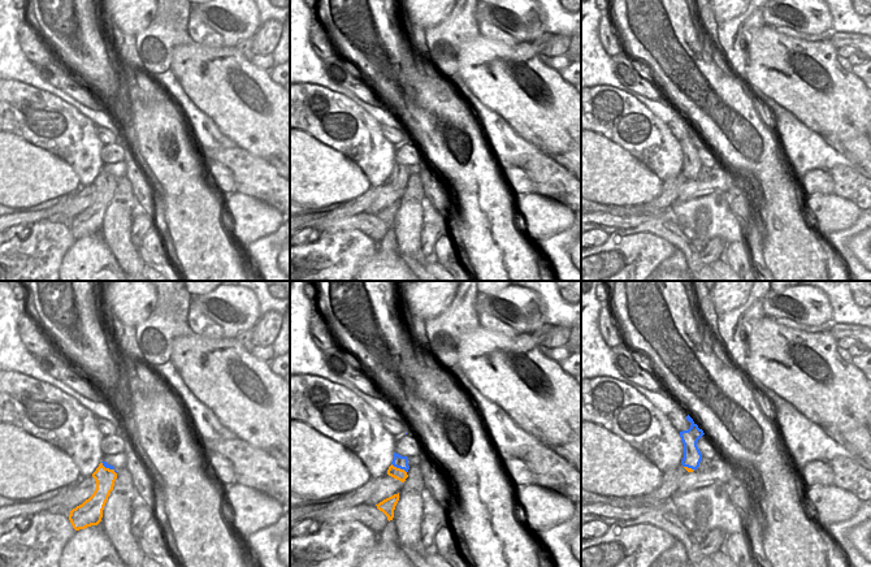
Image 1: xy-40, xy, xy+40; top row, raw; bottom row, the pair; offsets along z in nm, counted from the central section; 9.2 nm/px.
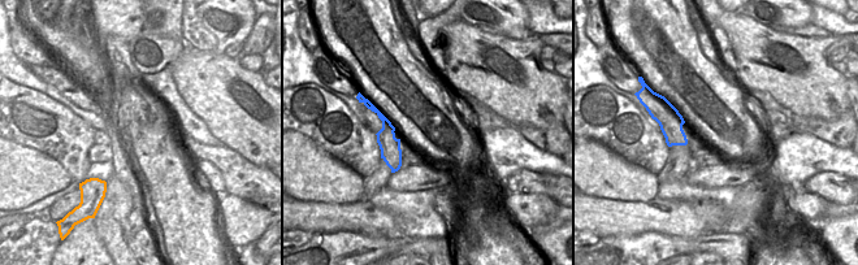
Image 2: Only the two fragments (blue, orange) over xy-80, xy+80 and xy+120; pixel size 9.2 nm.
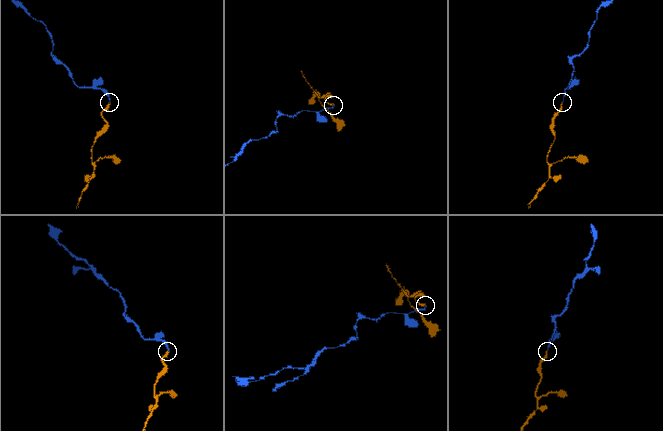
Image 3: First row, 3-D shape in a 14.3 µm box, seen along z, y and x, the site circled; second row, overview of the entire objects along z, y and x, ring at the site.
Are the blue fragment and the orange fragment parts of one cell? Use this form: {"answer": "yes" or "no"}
{"answer": "no"}

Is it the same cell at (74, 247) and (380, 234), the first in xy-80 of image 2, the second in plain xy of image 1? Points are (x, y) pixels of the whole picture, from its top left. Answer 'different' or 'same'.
different

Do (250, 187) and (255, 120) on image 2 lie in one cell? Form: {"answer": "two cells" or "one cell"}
{"answer": "two cells"}

